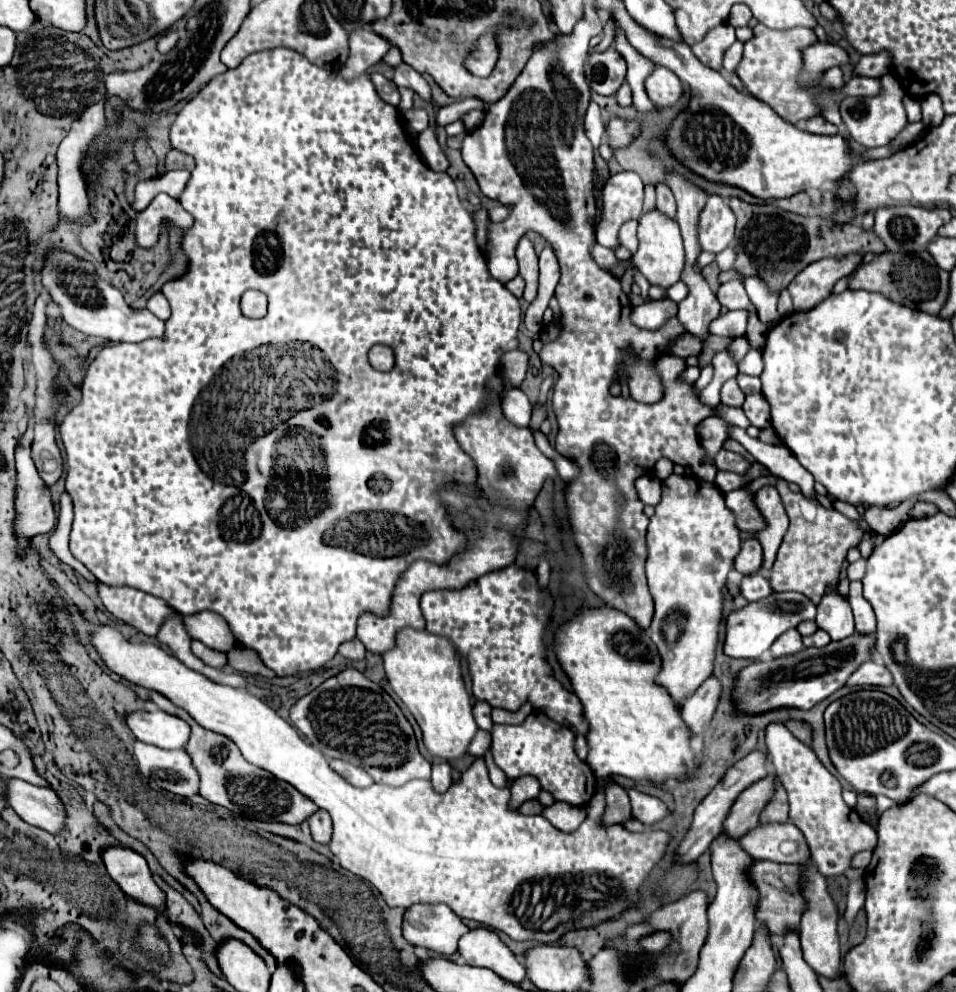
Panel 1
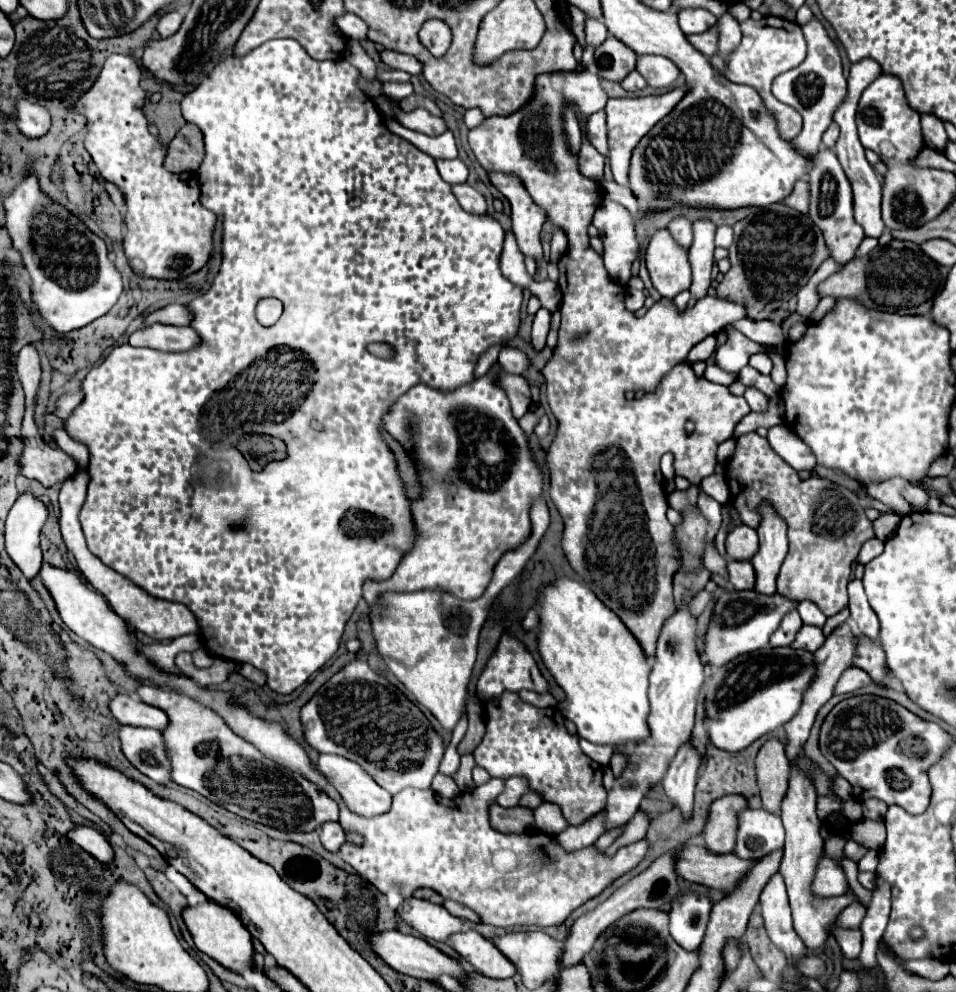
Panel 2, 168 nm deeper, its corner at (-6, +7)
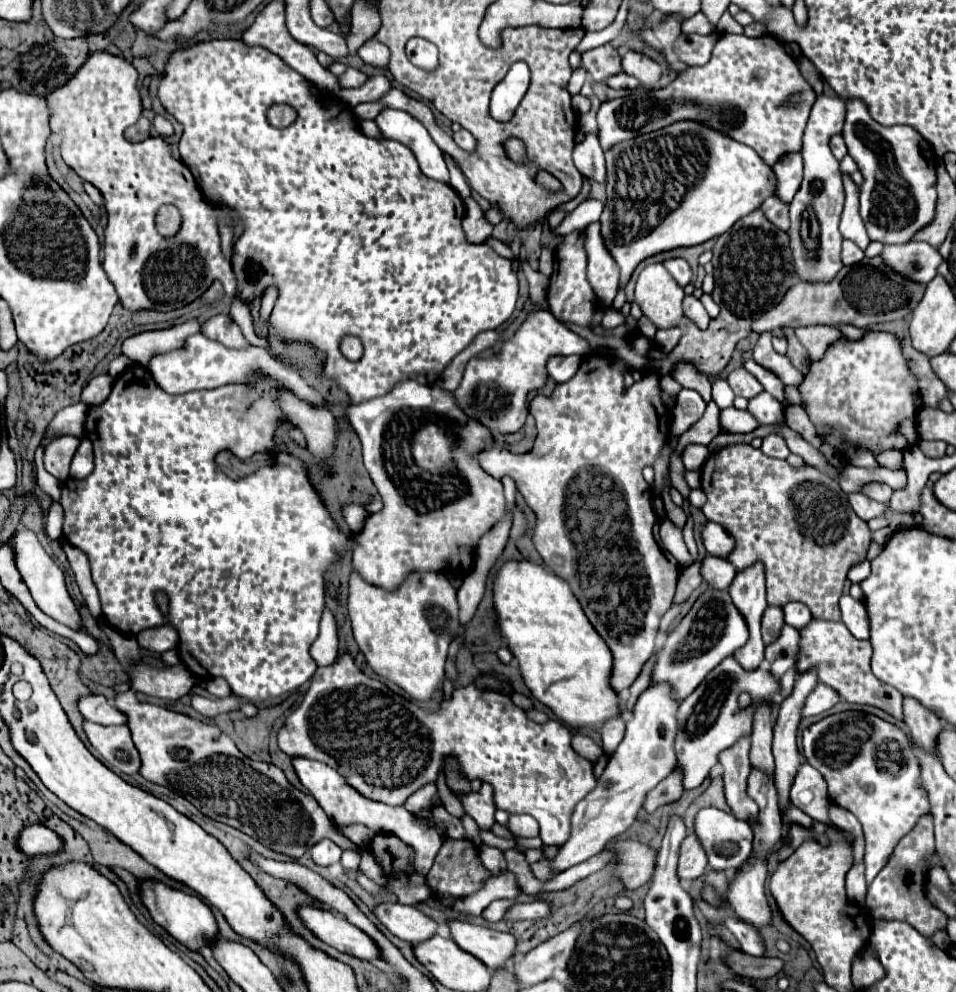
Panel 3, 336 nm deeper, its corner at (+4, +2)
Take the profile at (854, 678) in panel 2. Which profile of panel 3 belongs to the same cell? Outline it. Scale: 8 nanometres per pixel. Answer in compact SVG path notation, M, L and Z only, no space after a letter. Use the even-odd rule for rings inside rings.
M816 685L812 689L812 693L806 697L804 707L802 707L802 717L812 717L812 715L820 715L824 711L828 711L830 707L834 707L840 701L838 693L834 689L828 689L826 685Z

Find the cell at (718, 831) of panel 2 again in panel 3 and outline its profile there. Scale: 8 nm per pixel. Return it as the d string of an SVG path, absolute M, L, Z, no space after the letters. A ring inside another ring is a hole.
M688 835L678 851L678 879L686 881L686 879L698 879L708 867L706 861L706 853L702 849L702 845L698 843L696 835Z

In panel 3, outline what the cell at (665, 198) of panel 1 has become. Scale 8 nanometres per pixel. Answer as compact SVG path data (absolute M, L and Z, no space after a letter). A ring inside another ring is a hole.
M668 259L668 261L664 261L664 267L668 269L668 273L674 277L674 281L680 287L686 287L690 283L692 269L690 269L690 265L684 259Z

